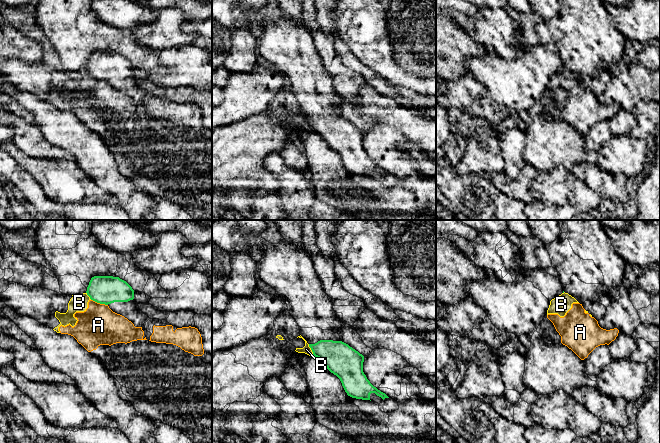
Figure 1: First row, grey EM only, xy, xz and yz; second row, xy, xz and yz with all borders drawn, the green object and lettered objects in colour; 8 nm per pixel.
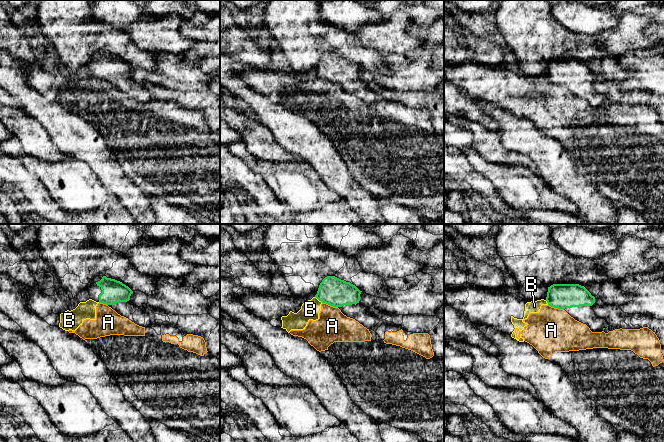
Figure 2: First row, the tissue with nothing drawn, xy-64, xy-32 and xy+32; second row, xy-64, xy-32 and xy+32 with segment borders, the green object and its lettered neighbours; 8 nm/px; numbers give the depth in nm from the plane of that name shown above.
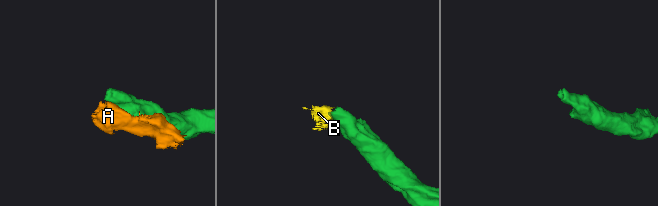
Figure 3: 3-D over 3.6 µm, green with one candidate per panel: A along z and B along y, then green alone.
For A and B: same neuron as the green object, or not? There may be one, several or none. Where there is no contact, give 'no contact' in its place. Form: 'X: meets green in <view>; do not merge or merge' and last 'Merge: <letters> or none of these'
A: meets green in xy; do not merge
B: meets green in xz; do not merge
Merge: none of these

